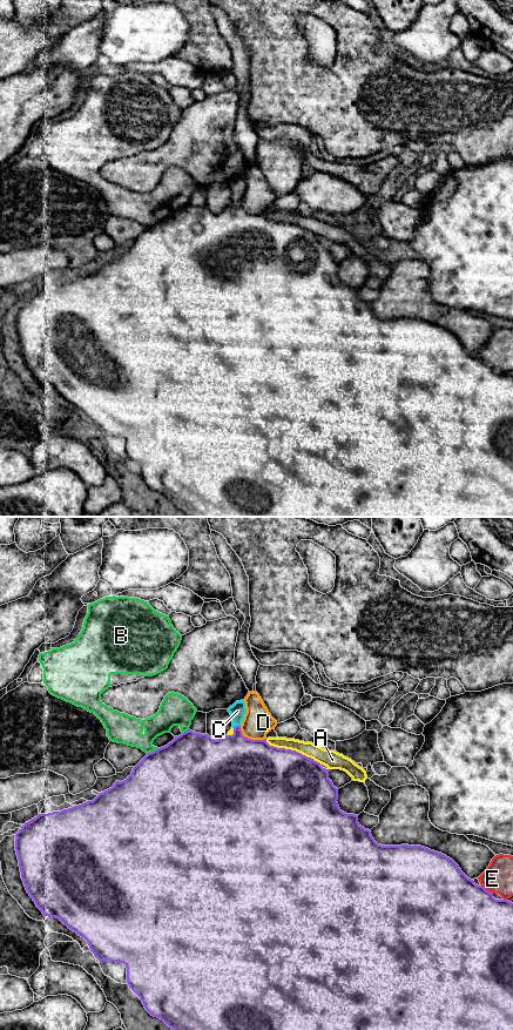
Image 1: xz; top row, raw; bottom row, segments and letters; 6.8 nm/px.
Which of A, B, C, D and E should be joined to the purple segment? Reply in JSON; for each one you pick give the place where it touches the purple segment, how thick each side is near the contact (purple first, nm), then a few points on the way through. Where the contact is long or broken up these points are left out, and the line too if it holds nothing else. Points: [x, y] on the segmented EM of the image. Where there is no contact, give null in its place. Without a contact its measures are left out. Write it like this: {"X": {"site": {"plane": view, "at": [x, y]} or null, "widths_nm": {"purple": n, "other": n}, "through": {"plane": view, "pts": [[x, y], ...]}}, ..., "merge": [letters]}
{"C": {"site": {"plane": "xz", "at": [236, 726]}, "widths_nm": {"purple": 380, "other": 110}, "through": {"plane": "xz", "pts": [[234, 762], [236, 726], [237, 711]]}}, "merge": ["C"]}

